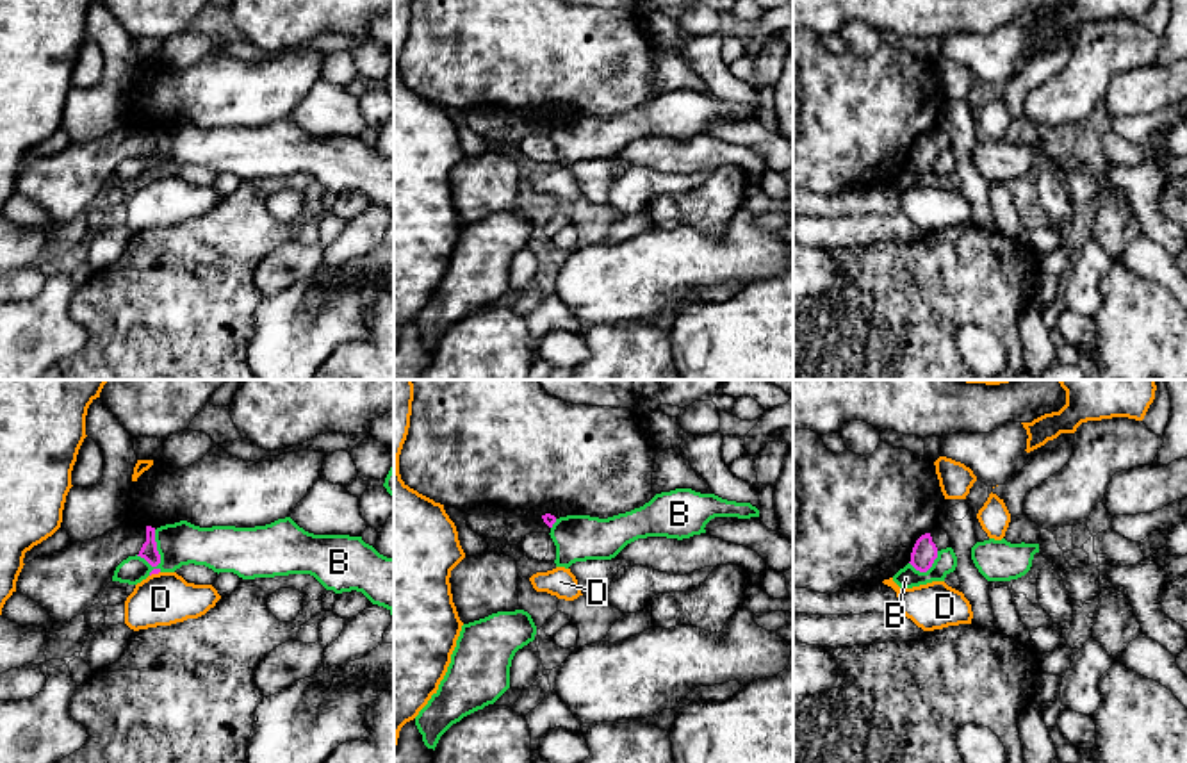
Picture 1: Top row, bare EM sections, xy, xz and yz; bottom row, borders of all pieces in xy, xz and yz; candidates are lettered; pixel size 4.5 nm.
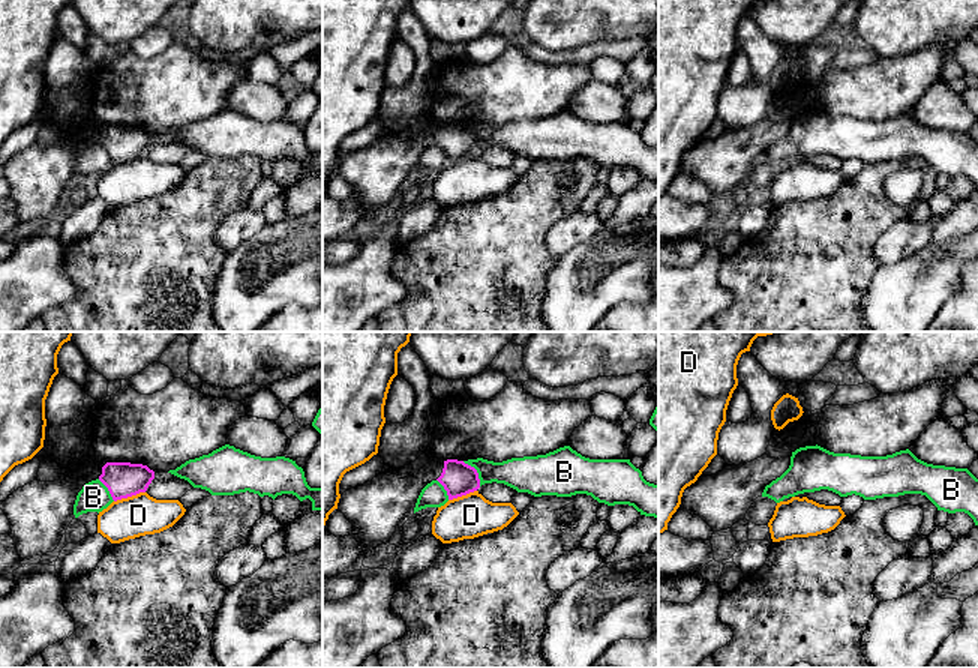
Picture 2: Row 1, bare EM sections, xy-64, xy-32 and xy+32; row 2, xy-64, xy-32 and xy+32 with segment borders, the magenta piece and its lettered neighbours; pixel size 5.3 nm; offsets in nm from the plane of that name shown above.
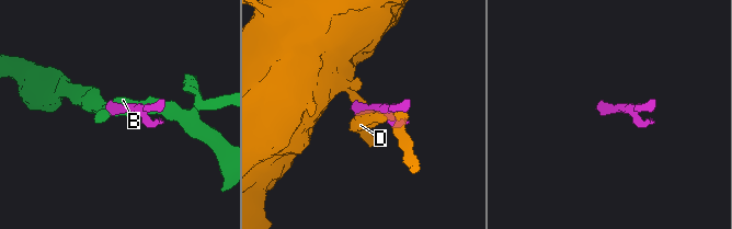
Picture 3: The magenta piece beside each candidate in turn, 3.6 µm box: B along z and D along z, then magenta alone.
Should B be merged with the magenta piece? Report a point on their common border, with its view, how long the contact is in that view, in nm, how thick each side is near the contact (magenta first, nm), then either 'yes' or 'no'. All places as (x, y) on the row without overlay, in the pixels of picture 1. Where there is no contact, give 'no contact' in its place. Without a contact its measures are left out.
xy (157, 154) | 220 nm | 80/190 nm | no

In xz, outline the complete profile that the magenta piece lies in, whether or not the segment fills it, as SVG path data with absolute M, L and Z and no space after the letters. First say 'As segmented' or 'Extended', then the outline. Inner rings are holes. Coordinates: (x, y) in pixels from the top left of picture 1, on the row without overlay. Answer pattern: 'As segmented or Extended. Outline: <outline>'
Extended. Outline: M503 111L508 134L503 139L485 139L488 150L465 157L451 171L451 194L463 225L485 219L497 212L515 212L519 207L517 162L501 153L504 146L519 146L529 134L551 134L556 118L531 116L528 111Z

